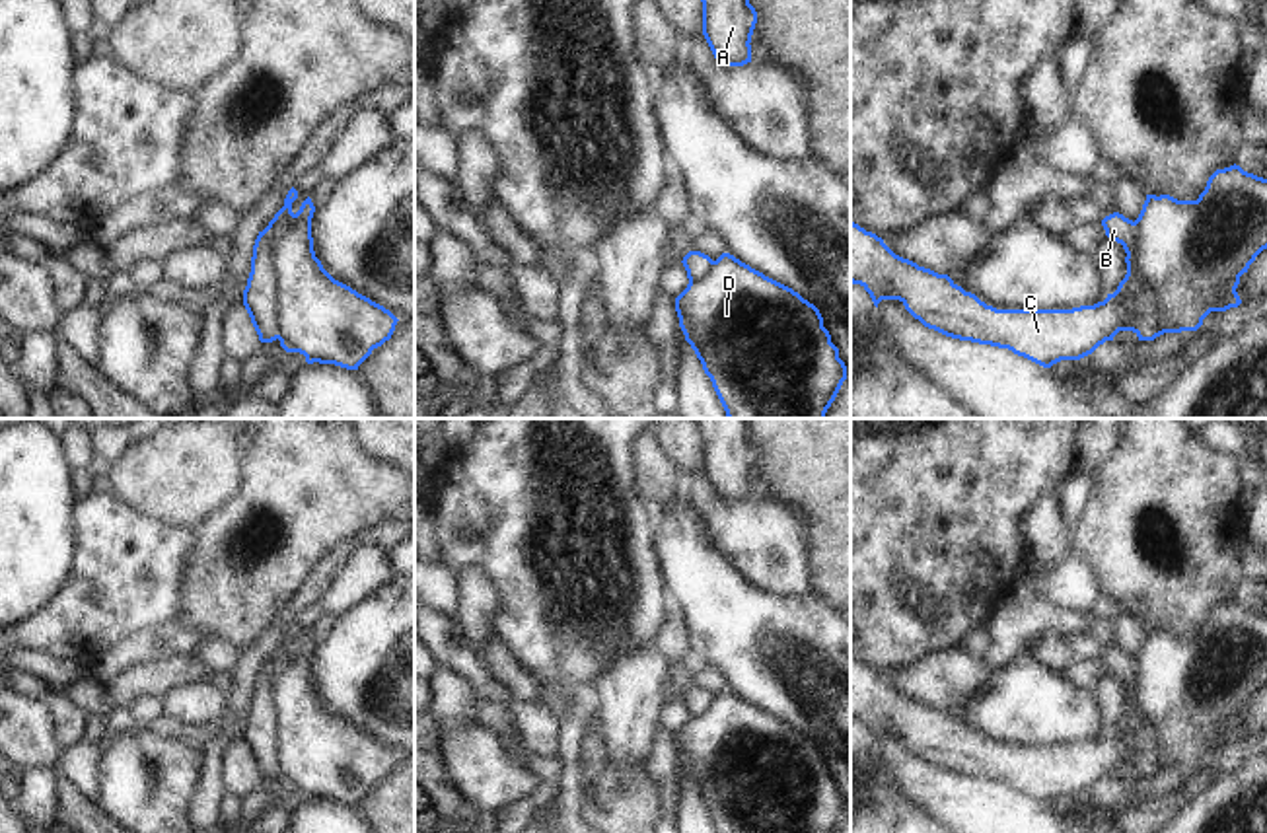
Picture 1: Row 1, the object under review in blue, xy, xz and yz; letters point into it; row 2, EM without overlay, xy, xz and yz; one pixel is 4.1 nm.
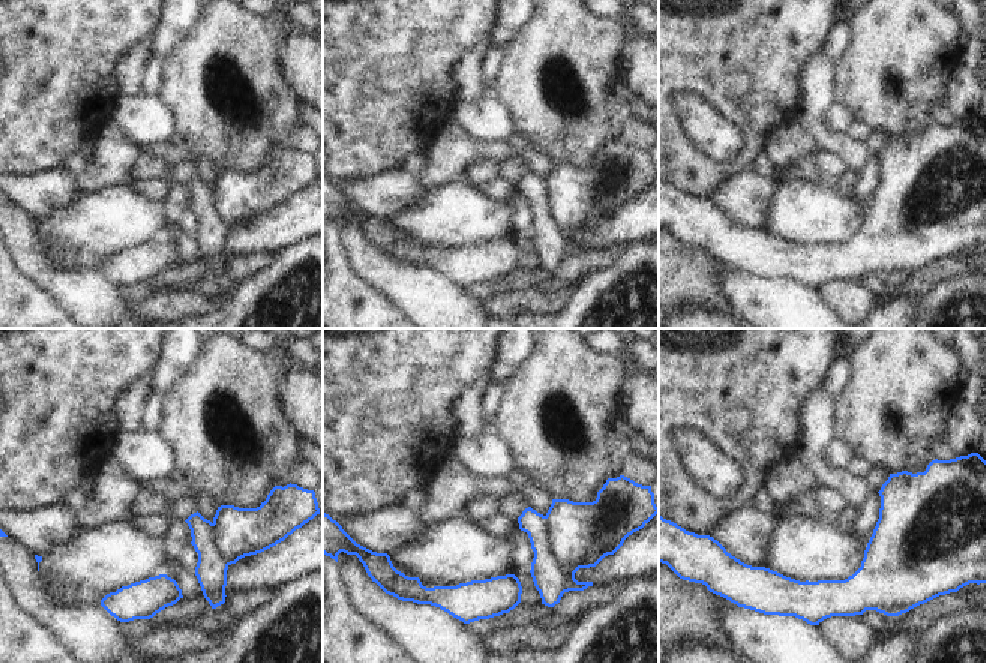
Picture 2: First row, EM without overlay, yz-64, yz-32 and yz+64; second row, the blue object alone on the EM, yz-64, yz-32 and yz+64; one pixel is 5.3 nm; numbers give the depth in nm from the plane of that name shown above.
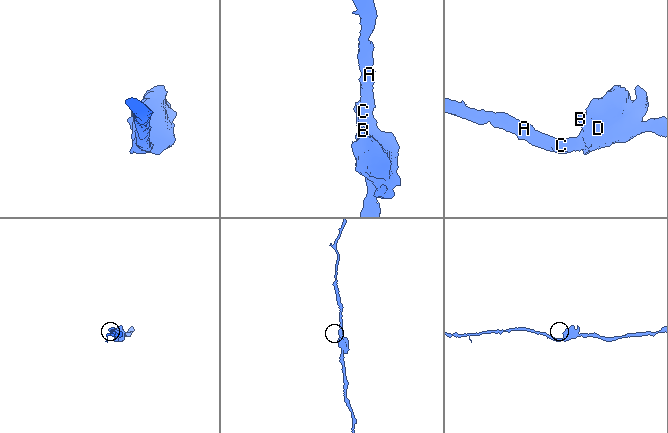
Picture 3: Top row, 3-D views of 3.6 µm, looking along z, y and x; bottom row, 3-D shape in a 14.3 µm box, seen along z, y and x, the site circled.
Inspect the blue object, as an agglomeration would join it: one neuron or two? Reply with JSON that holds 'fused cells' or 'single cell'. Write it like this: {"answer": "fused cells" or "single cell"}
{"answer": "fused cells"}

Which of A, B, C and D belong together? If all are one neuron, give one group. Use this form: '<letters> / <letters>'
A C D / B

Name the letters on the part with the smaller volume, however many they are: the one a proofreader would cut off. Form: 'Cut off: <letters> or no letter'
Cut off: B

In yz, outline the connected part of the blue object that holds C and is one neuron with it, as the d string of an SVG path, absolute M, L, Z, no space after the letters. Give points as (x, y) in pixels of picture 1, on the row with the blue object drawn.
M851 222L851 282L860 284L874 306L882 300L899 300L905 309L924 327L946 337L1008 348L1043 368L1061 360L1080 360L1092 354L1105 341L1113 341L1119 331L1135 333L1135 292L1119 282L1113 294L1094 306L1072 309L996 309L965 292L948 274L895 255L882 237Z

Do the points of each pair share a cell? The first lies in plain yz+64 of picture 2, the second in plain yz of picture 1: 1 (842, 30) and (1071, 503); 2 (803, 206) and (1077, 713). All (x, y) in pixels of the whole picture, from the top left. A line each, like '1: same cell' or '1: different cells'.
1: same cell
2: same cell

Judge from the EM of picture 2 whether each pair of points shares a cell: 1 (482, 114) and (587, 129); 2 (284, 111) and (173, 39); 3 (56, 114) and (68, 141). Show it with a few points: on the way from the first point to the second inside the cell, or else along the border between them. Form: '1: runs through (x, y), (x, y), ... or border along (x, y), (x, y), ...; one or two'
1: border along (491, 93), (511, 111), (512, 125), (517, 132); two
2: border along (201, 15), (167, 60); two
3: runs through (56, 120), (56, 125), (66, 135); one

